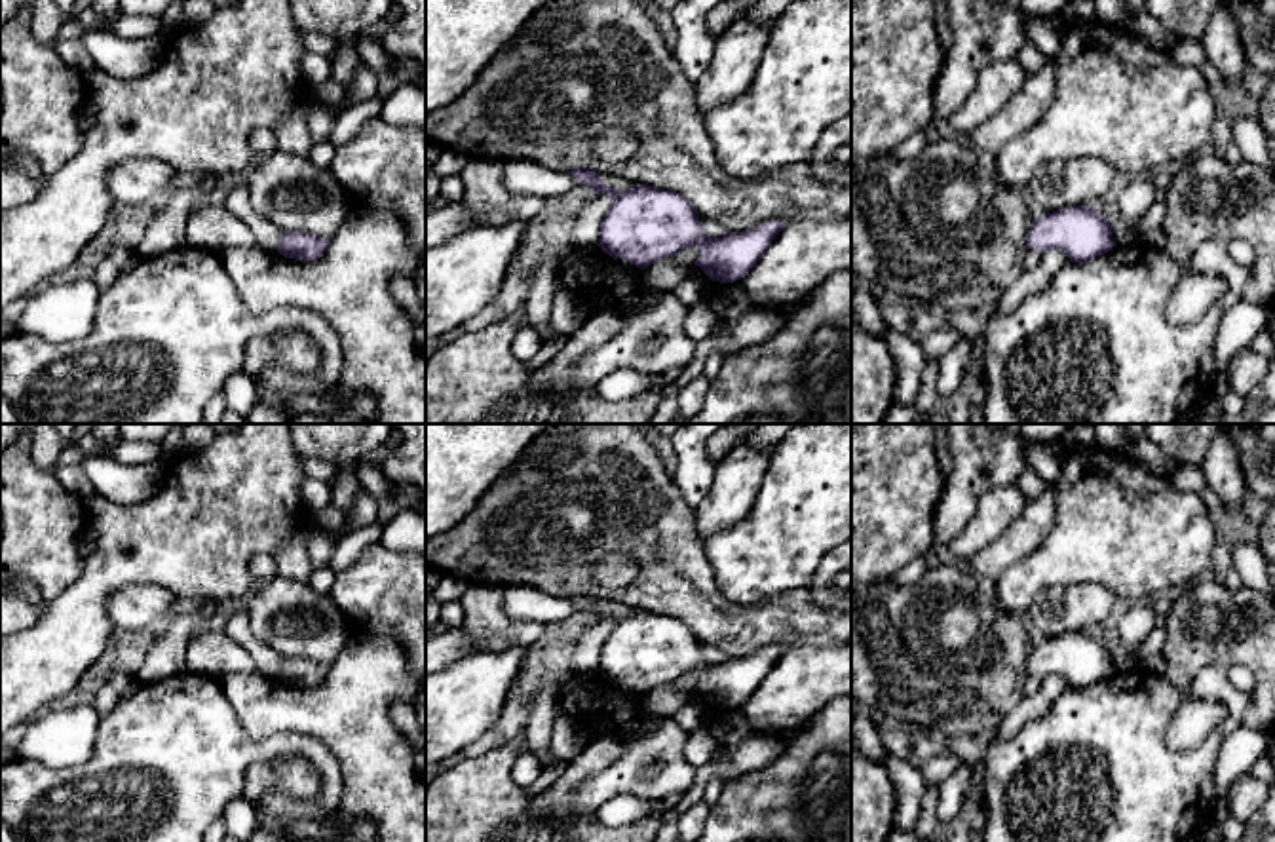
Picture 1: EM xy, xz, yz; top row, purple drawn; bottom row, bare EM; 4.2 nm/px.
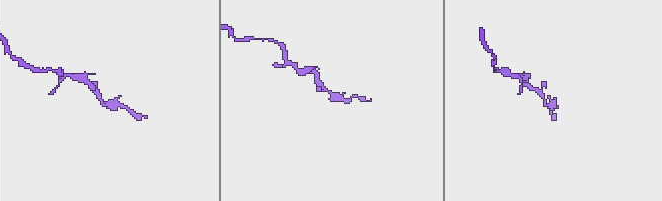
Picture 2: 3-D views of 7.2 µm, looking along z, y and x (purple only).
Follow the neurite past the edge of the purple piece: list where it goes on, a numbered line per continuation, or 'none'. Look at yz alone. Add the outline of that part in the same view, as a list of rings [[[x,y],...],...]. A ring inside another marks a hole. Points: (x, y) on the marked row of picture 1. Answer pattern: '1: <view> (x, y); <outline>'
none

